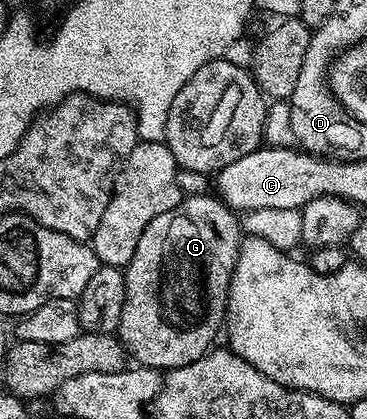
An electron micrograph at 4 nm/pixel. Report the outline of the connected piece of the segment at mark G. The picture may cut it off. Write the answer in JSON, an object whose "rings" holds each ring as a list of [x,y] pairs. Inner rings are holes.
{"rings":[[[210,193],[185,196],[181,203],[178,203],[172,209],[168,209],[168,213],[160,213],[160,217],[148,221],[148,229],[144,229],[144,233],[140,233],[140,241],[136,241],[136,253],[132,253],[132,261],[124,268],[126,276],[126,300],[124,301],[124,313],[120,313],[120,325],[116,332],[118,338],[126,346],[127,356],[137,366],[153,367],[154,370],[165,373],[174,367],[192,365],[192,361],[204,357],[207,351],[215,346],[214,338],[220,335],[226,322],[228,289],[232,281],[234,266],[238,260],[238,248],[241,247],[243,238],[244,232],[239,216],[231,207],[222,202],[221,199]]]}

